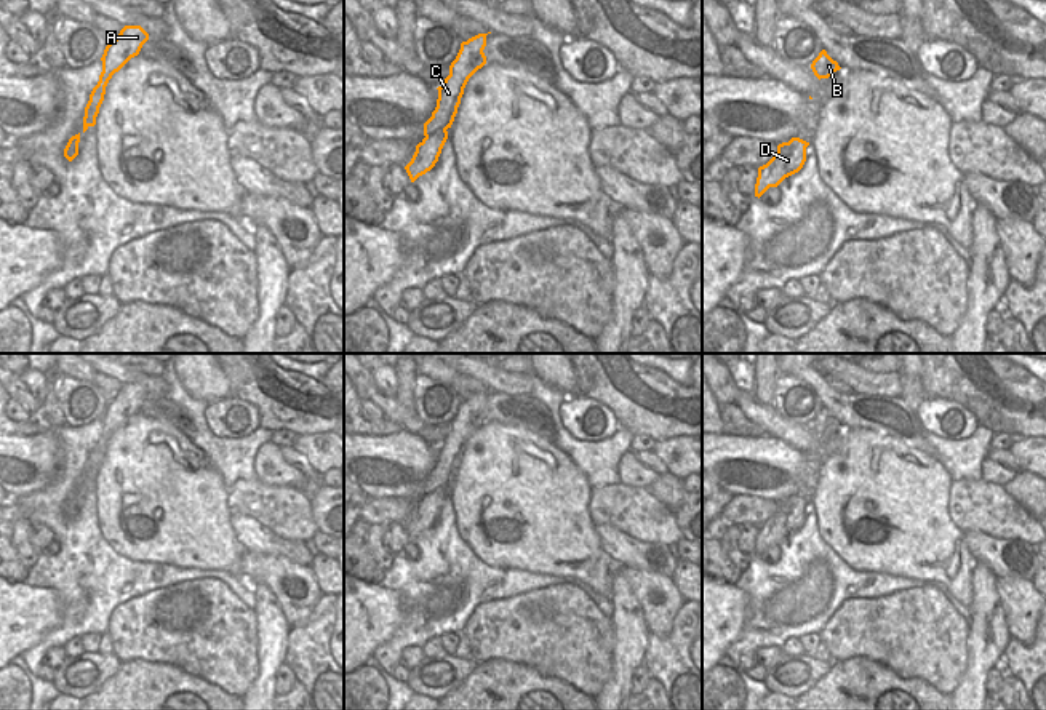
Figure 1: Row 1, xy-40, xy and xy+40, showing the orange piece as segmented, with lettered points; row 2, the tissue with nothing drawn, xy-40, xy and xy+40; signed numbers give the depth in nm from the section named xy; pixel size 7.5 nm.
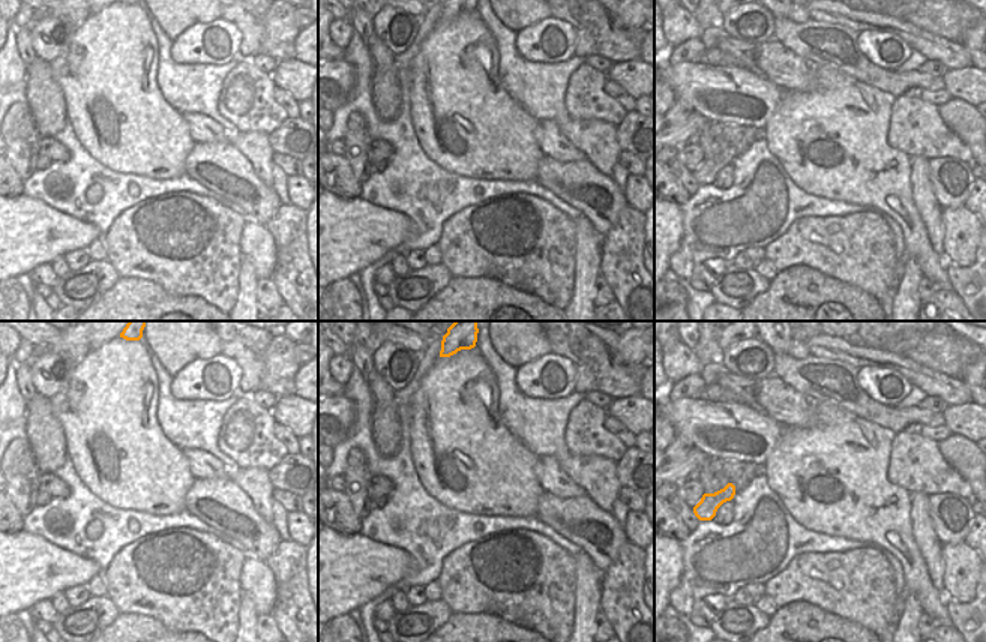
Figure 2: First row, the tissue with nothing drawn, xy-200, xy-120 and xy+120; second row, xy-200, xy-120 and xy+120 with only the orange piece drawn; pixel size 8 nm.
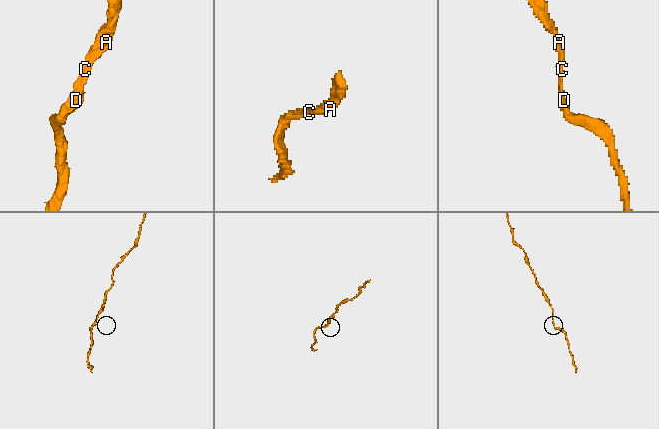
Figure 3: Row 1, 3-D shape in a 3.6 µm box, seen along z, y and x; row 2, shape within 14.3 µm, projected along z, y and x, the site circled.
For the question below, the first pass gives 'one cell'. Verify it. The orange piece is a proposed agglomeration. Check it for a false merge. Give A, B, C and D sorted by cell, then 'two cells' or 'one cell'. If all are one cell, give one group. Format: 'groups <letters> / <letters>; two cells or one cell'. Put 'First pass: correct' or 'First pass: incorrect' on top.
First pass: correct
groups A B C D; one cell

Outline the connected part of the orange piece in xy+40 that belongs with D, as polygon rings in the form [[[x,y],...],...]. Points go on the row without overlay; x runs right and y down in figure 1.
[[[792,496],[777,504],[776,513],[758,526],[755,555],[761,555],[769,545],[777,545],[785,536],[798,531],[806,520],[806,505],[809,501]]]

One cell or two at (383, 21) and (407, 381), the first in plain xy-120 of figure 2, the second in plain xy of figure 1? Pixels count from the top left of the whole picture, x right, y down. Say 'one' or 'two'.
two

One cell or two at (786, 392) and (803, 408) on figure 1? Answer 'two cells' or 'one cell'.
one cell

